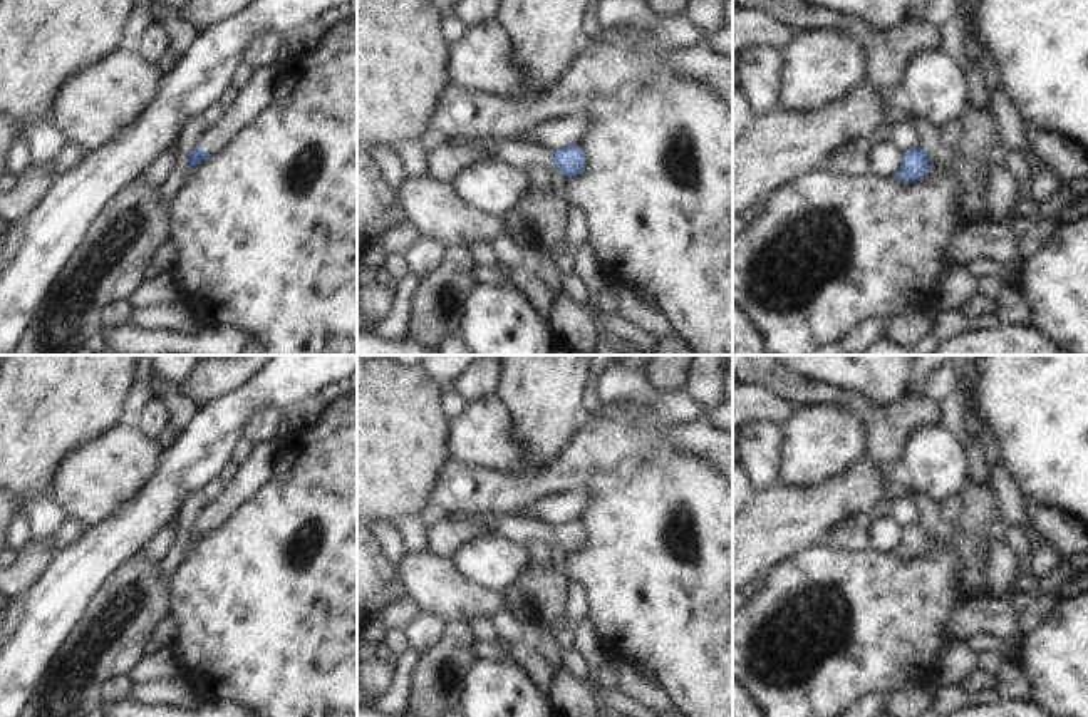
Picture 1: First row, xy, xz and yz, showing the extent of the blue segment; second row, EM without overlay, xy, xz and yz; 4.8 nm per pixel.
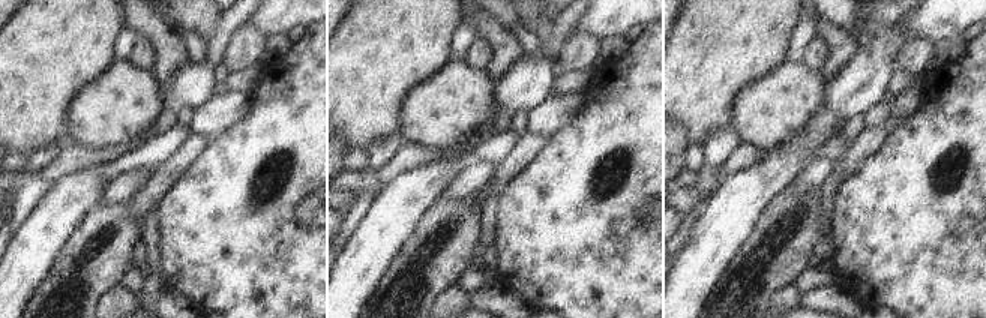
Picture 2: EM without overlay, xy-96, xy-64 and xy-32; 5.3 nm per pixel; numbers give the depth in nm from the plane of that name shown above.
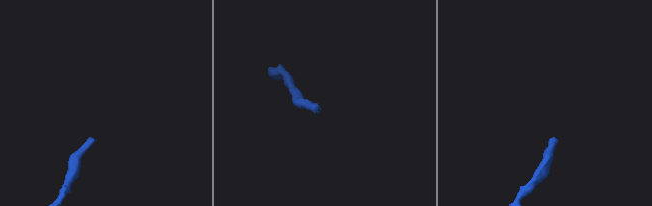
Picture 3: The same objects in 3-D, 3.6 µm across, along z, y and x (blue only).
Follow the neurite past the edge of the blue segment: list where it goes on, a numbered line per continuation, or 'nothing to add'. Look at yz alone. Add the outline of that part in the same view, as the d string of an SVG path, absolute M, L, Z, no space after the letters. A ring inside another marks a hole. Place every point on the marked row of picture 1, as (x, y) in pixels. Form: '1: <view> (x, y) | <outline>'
nothing to add

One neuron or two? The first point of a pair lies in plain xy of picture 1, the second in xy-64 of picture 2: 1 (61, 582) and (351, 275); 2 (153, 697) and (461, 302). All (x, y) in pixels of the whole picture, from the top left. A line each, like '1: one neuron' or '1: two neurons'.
1: one neuron
2: two neurons

